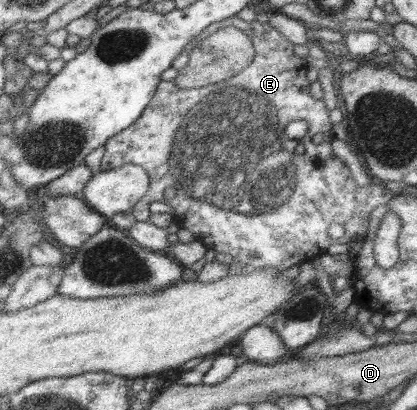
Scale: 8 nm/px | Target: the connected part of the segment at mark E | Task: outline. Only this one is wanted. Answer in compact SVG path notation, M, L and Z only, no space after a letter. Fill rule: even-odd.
M237 16L228 17L223 21L225 26L229 25L240 29L245 35L249 36L254 49L254 58L245 66L239 73L232 75L229 79L211 83L203 87L193 89L179 89L174 80L161 80L156 85L155 93L147 102L147 106L143 109L142 115L139 115L129 127L123 129L120 133L113 135L107 142L104 143L105 152L101 159L101 170L111 170L117 167L122 167L125 164L133 164L141 167L149 177L149 186L143 198L141 198L130 209L129 212L137 222L145 222L150 216L147 206L152 201L163 201L173 208L175 212L173 217L179 227L188 229L195 239L207 249L215 253L221 253L231 256L232 260L237 261L241 265L241 272L247 273L254 269L266 270L273 268L279 271L291 267L291 265L302 262L312 261L316 253L324 253L327 248L333 243L336 245L345 246L356 237L364 237L368 230L368 219L370 213L377 206L385 205L388 201L394 198L391 193L380 182L374 180L369 185L359 187L351 177L349 169L343 161L335 157L331 150L331 142L334 139L332 124L328 119L328 111L321 98L314 99L309 96L309 82L305 80L305 72L308 69L306 60L297 58L292 52L293 43L287 41L276 29L271 27L267 20L263 23L257 20L246 22ZM293 119L305 119L309 123L307 134L299 140L289 140L285 138L285 127L289 121ZM331 223L339 223L344 229L344 234L336 239L330 238L327 234L327 227Z

